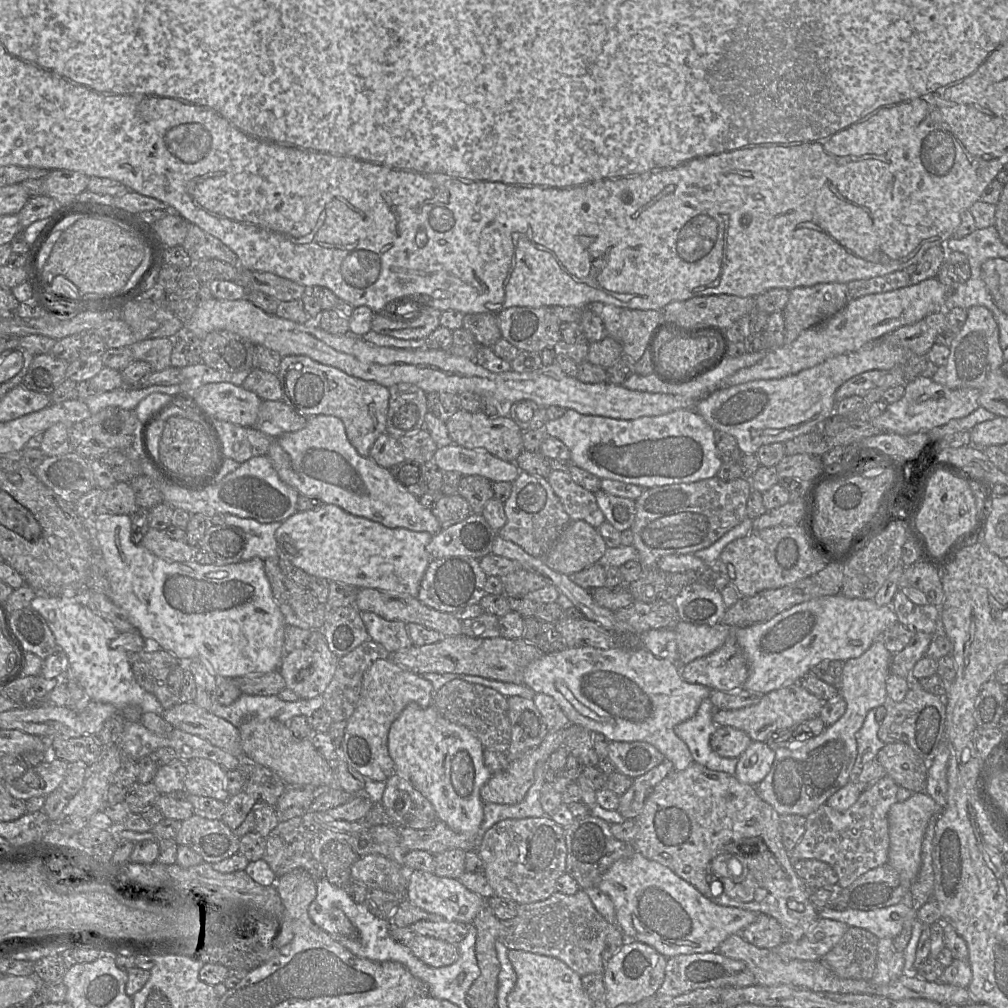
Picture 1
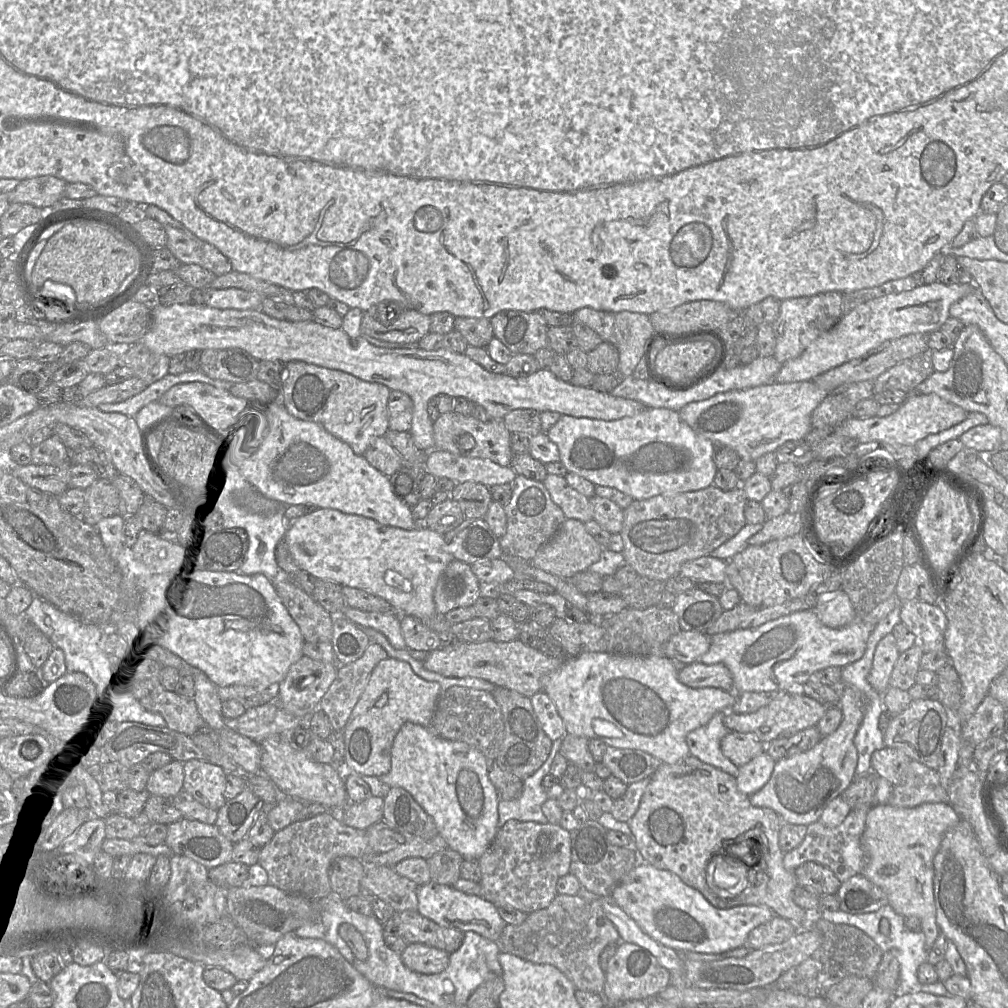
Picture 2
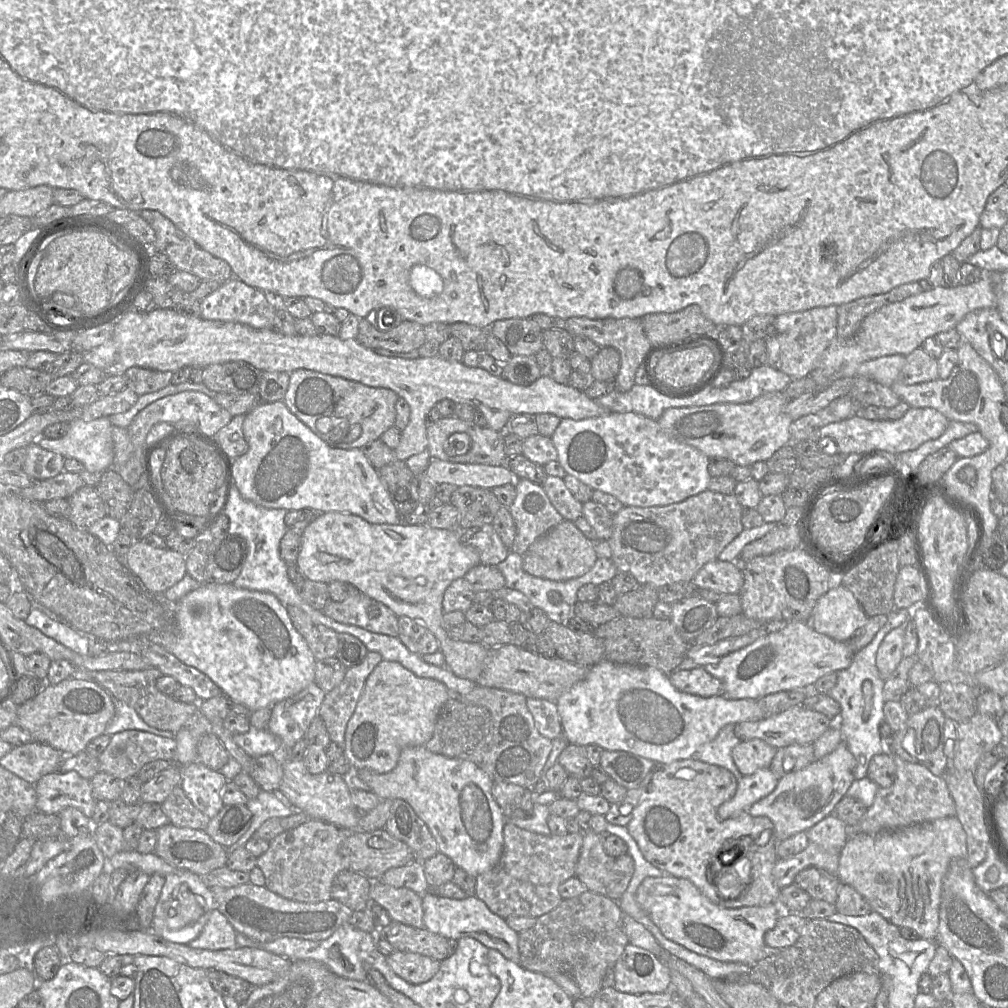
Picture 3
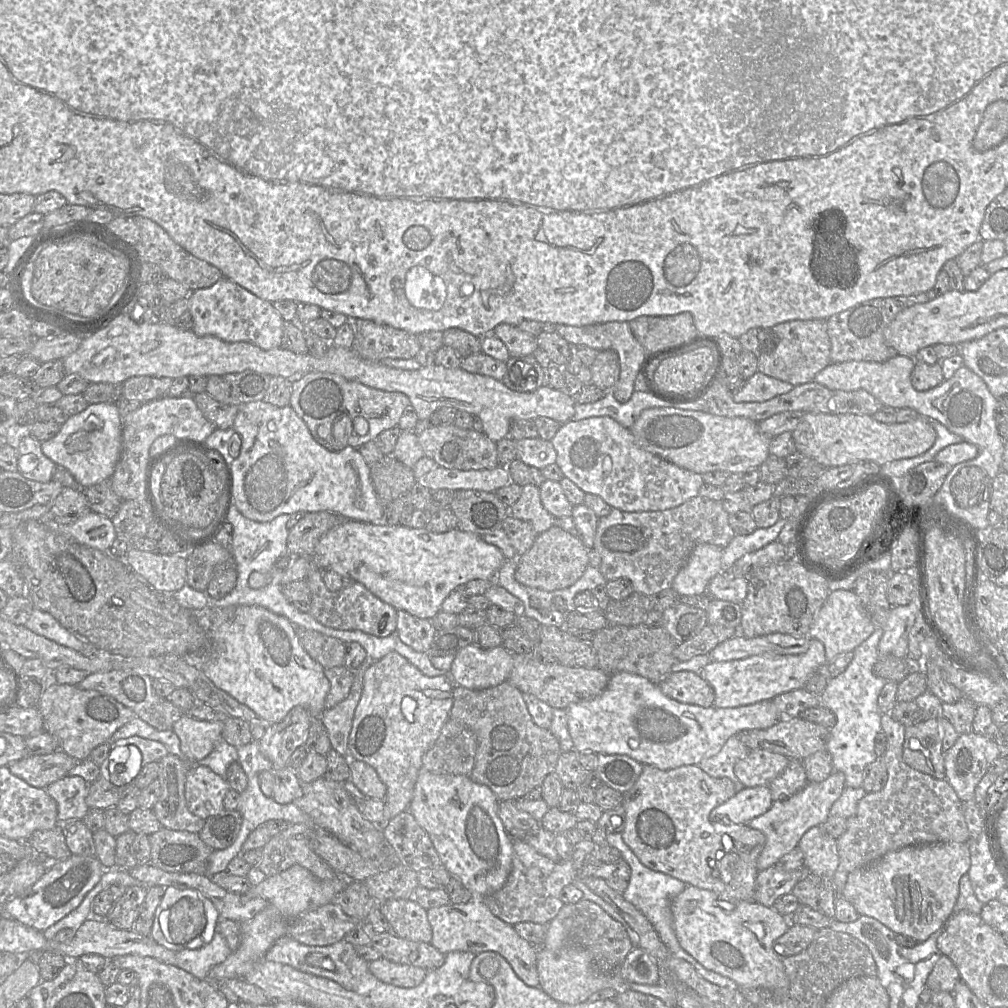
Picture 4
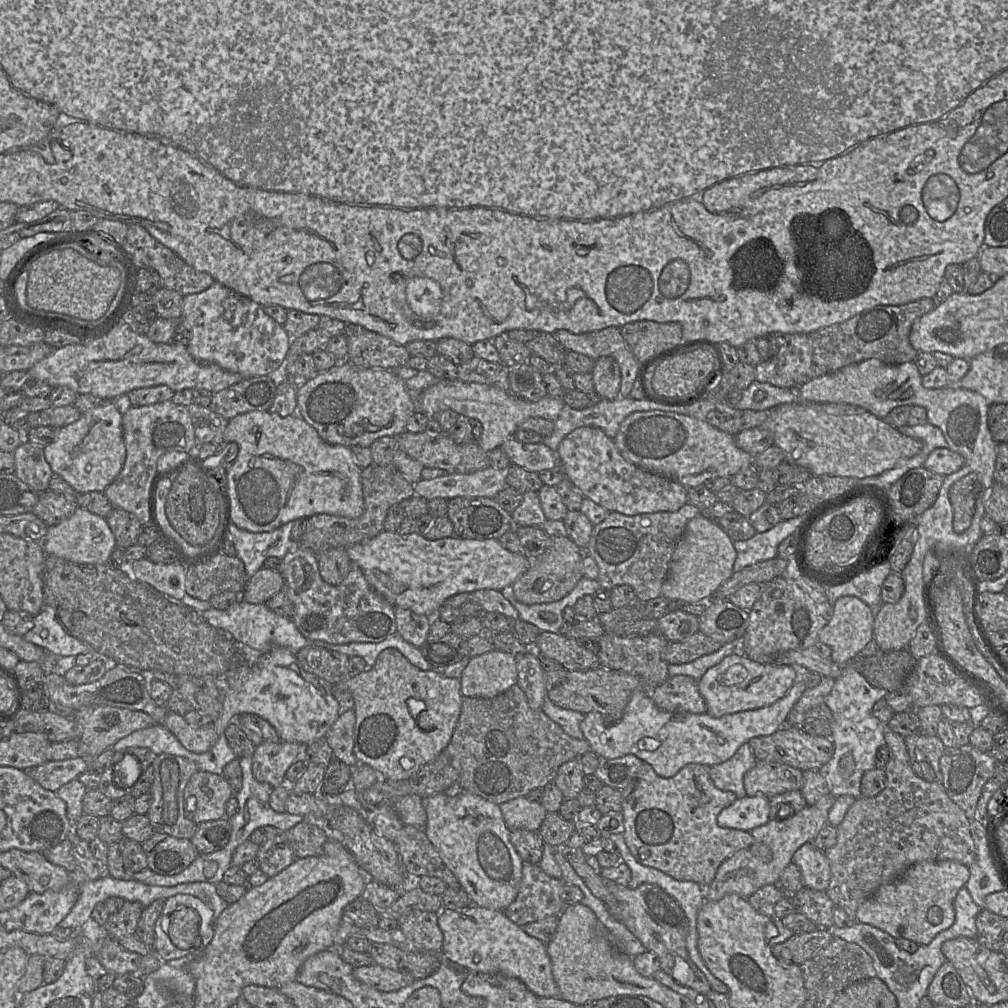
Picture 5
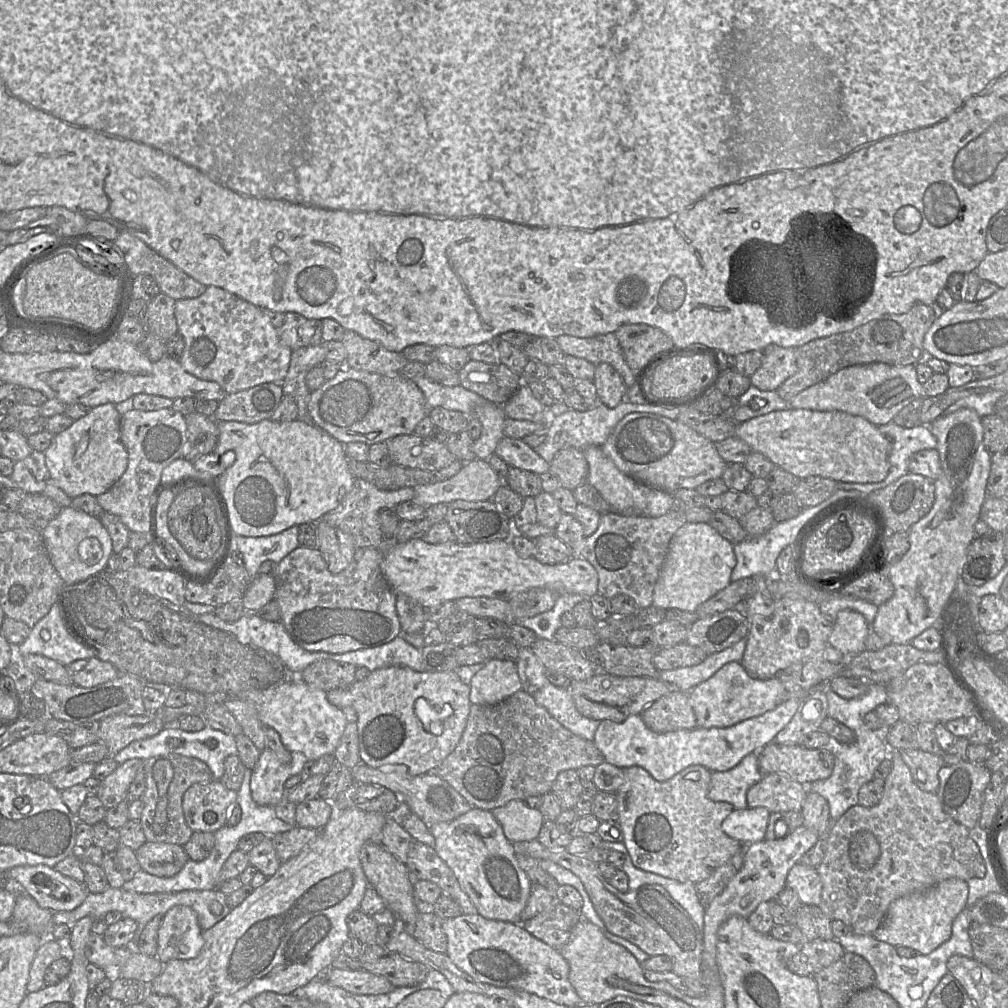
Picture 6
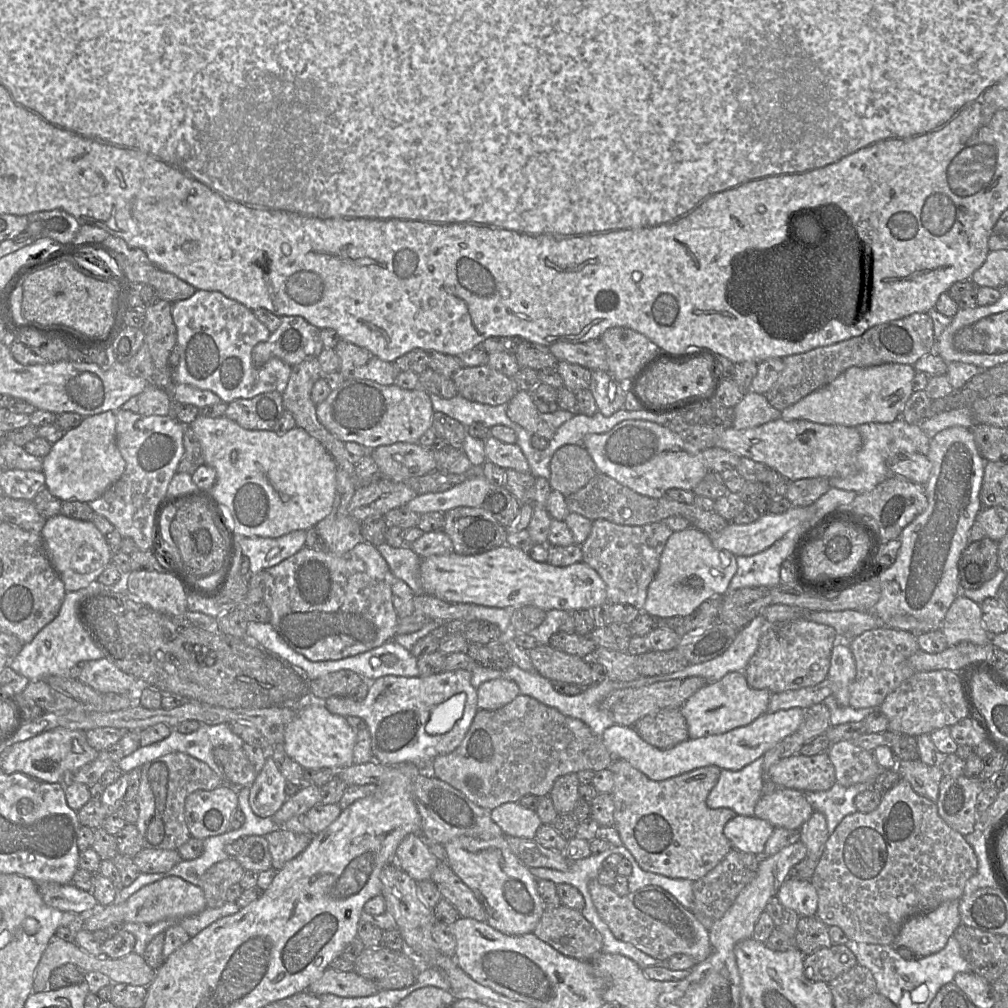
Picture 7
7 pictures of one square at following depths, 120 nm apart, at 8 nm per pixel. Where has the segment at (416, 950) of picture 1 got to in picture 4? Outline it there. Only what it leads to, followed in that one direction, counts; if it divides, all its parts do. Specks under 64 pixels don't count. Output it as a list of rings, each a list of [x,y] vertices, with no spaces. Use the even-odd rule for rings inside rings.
[[[383,957],[369,962],[369,970],[380,981],[402,988],[419,986],[427,974],[423,968],[395,963]]]

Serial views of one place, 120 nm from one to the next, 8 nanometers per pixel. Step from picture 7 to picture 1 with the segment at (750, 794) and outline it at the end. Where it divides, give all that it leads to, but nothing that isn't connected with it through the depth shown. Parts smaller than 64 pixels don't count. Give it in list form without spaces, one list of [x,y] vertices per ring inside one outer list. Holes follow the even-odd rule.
[[[704,699],[696,714],[691,719],[677,724],[674,732],[686,743],[695,763],[710,770],[735,775],[737,759],[719,756],[710,745],[711,735],[718,727],[713,721],[715,710],[710,699]]]

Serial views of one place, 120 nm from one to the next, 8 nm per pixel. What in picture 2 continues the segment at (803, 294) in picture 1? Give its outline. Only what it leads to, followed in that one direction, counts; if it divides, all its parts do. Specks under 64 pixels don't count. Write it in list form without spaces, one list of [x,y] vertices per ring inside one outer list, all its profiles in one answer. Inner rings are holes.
[[[837,291],[819,293],[811,296],[789,298],[780,301],[780,311],[773,323],[776,336],[774,357],[781,364],[797,358],[824,332],[833,328],[842,313],[843,294]]]

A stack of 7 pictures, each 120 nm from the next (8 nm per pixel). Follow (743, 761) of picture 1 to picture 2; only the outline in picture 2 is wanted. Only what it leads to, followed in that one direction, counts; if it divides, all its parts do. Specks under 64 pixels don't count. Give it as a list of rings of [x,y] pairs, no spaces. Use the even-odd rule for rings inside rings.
[[[762,752],[750,762],[738,767],[738,789],[751,796],[759,791],[771,778],[776,761],[766,752]]]

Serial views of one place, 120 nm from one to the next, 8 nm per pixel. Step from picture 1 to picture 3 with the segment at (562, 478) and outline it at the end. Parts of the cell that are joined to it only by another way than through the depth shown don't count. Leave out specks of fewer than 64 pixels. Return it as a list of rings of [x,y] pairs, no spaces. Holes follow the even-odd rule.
[[[547,476],[542,487],[551,504],[565,520],[575,521],[582,516],[583,503],[573,496],[562,478]]]

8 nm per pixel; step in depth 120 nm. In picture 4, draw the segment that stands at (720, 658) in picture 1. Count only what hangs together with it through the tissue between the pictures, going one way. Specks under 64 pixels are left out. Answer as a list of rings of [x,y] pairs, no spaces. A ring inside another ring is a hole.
[[[672,672],[660,683],[659,688],[664,695],[680,703],[704,708],[714,705],[714,690],[701,673]]]

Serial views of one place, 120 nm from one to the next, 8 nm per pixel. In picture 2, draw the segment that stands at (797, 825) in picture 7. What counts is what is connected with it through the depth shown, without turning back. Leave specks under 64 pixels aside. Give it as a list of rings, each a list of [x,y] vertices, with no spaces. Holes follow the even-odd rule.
[[[729,731],[721,740],[721,751],[737,767],[750,762],[766,751],[766,745],[760,742],[754,733]]]

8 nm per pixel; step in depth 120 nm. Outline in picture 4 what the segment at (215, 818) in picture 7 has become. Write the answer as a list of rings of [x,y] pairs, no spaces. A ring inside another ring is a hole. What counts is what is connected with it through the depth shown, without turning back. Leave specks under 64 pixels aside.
[[[190,766],[185,779],[184,797],[190,812],[206,820],[224,810],[224,798],[229,789],[225,778],[207,766]]]

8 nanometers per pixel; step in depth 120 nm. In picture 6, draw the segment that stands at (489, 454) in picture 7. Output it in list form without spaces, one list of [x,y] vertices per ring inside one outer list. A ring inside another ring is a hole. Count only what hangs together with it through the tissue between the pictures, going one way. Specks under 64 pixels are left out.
[[[504,436],[498,442],[494,453],[509,466],[531,471],[537,475],[549,472],[550,469],[550,463],[521,439]]]

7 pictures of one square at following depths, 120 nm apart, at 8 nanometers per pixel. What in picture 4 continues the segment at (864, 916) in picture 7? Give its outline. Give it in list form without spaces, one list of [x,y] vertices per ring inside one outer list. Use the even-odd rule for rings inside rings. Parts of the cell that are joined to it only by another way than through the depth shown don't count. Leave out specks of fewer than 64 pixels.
[[[890,713],[881,715],[881,729],[887,738],[882,759],[888,779],[882,790],[867,793],[858,802],[856,813],[847,819],[846,830],[837,839],[839,865],[832,878],[832,885],[838,895],[841,895],[851,872],[876,862],[890,851],[939,842],[967,843],[970,839],[962,801],[949,782],[917,771],[904,762],[905,728]]]

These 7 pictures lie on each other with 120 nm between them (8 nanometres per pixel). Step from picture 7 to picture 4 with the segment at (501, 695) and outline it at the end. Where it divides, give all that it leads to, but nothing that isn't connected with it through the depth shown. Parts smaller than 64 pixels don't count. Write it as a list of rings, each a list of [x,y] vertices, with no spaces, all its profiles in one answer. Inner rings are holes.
[[[474,644],[454,657],[449,675],[456,686],[484,690],[506,682],[513,668],[513,655],[503,646],[484,649]]]

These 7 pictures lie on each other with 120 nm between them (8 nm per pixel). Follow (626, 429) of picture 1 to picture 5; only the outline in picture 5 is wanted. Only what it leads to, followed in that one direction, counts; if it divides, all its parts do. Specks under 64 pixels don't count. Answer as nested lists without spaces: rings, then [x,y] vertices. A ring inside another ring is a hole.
[[[579,427],[560,442],[558,466],[584,495],[609,512],[637,515],[662,511],[674,512],[687,503],[687,490],[679,482],[643,470],[623,457],[614,439],[597,427]]]

